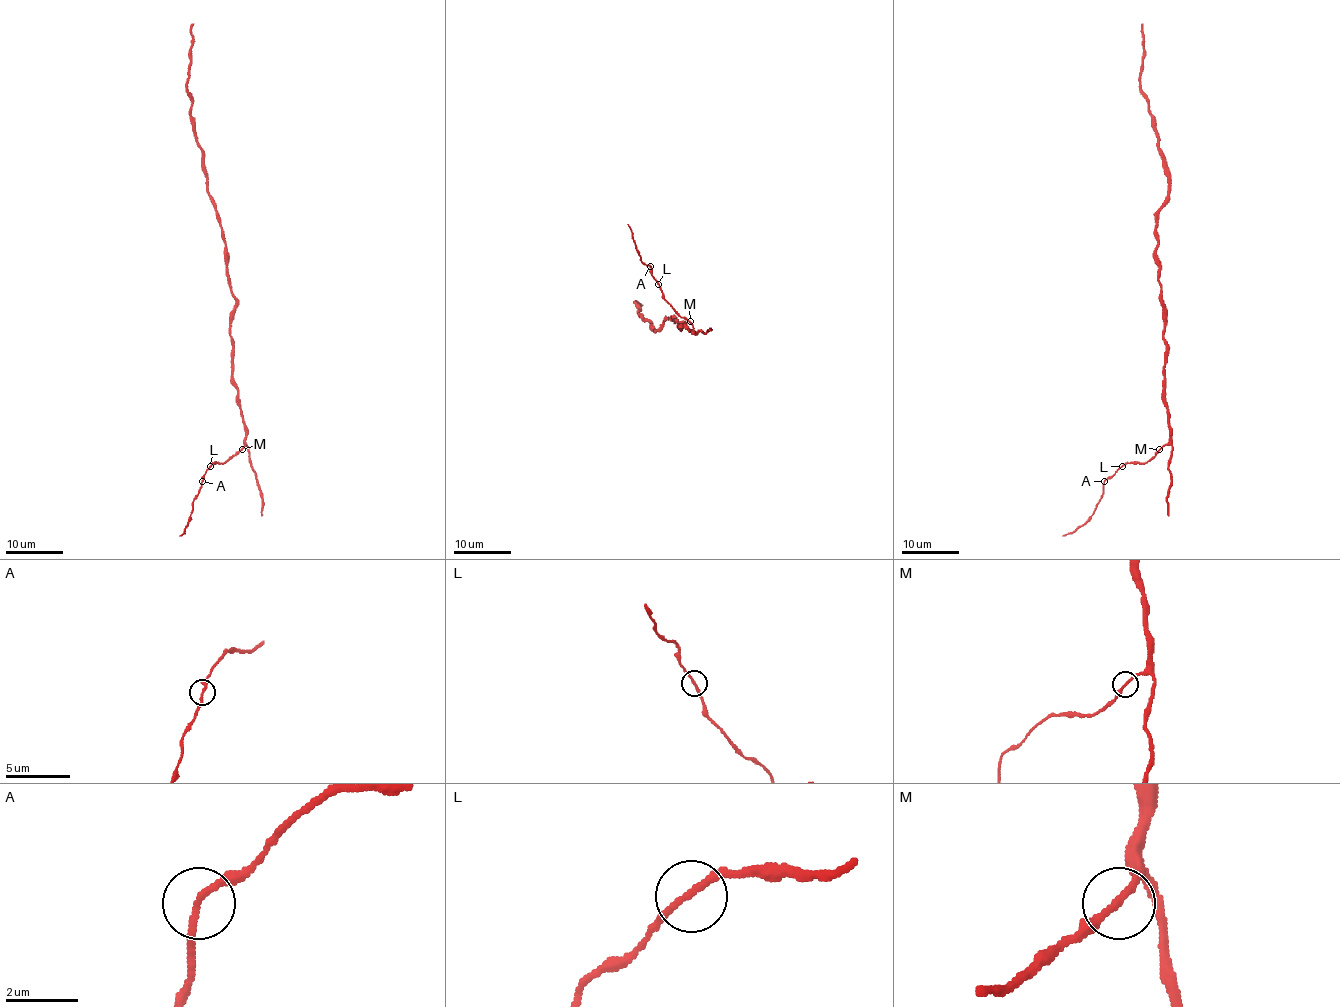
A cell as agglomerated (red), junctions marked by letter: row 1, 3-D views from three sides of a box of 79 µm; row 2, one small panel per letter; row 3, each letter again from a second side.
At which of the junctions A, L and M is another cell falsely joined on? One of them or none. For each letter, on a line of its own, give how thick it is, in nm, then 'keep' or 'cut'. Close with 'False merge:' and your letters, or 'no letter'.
A: calibre 190 nm; keep
L: calibre 180 nm; keep
M: calibre 200 nm; keep
False merge: no letter

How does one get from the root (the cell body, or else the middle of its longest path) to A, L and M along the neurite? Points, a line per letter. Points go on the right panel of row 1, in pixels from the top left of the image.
A: (1164, 309), (1164, 390), (1171, 439), (1148, 461), (1128, 462), (1104, 481)
L: (1164, 309), (1164, 390), (1171, 439), (1148, 461), (1128, 462), (1122, 466)
M: (1164, 309), (1164, 390), (1171, 439), (1159, 449)

